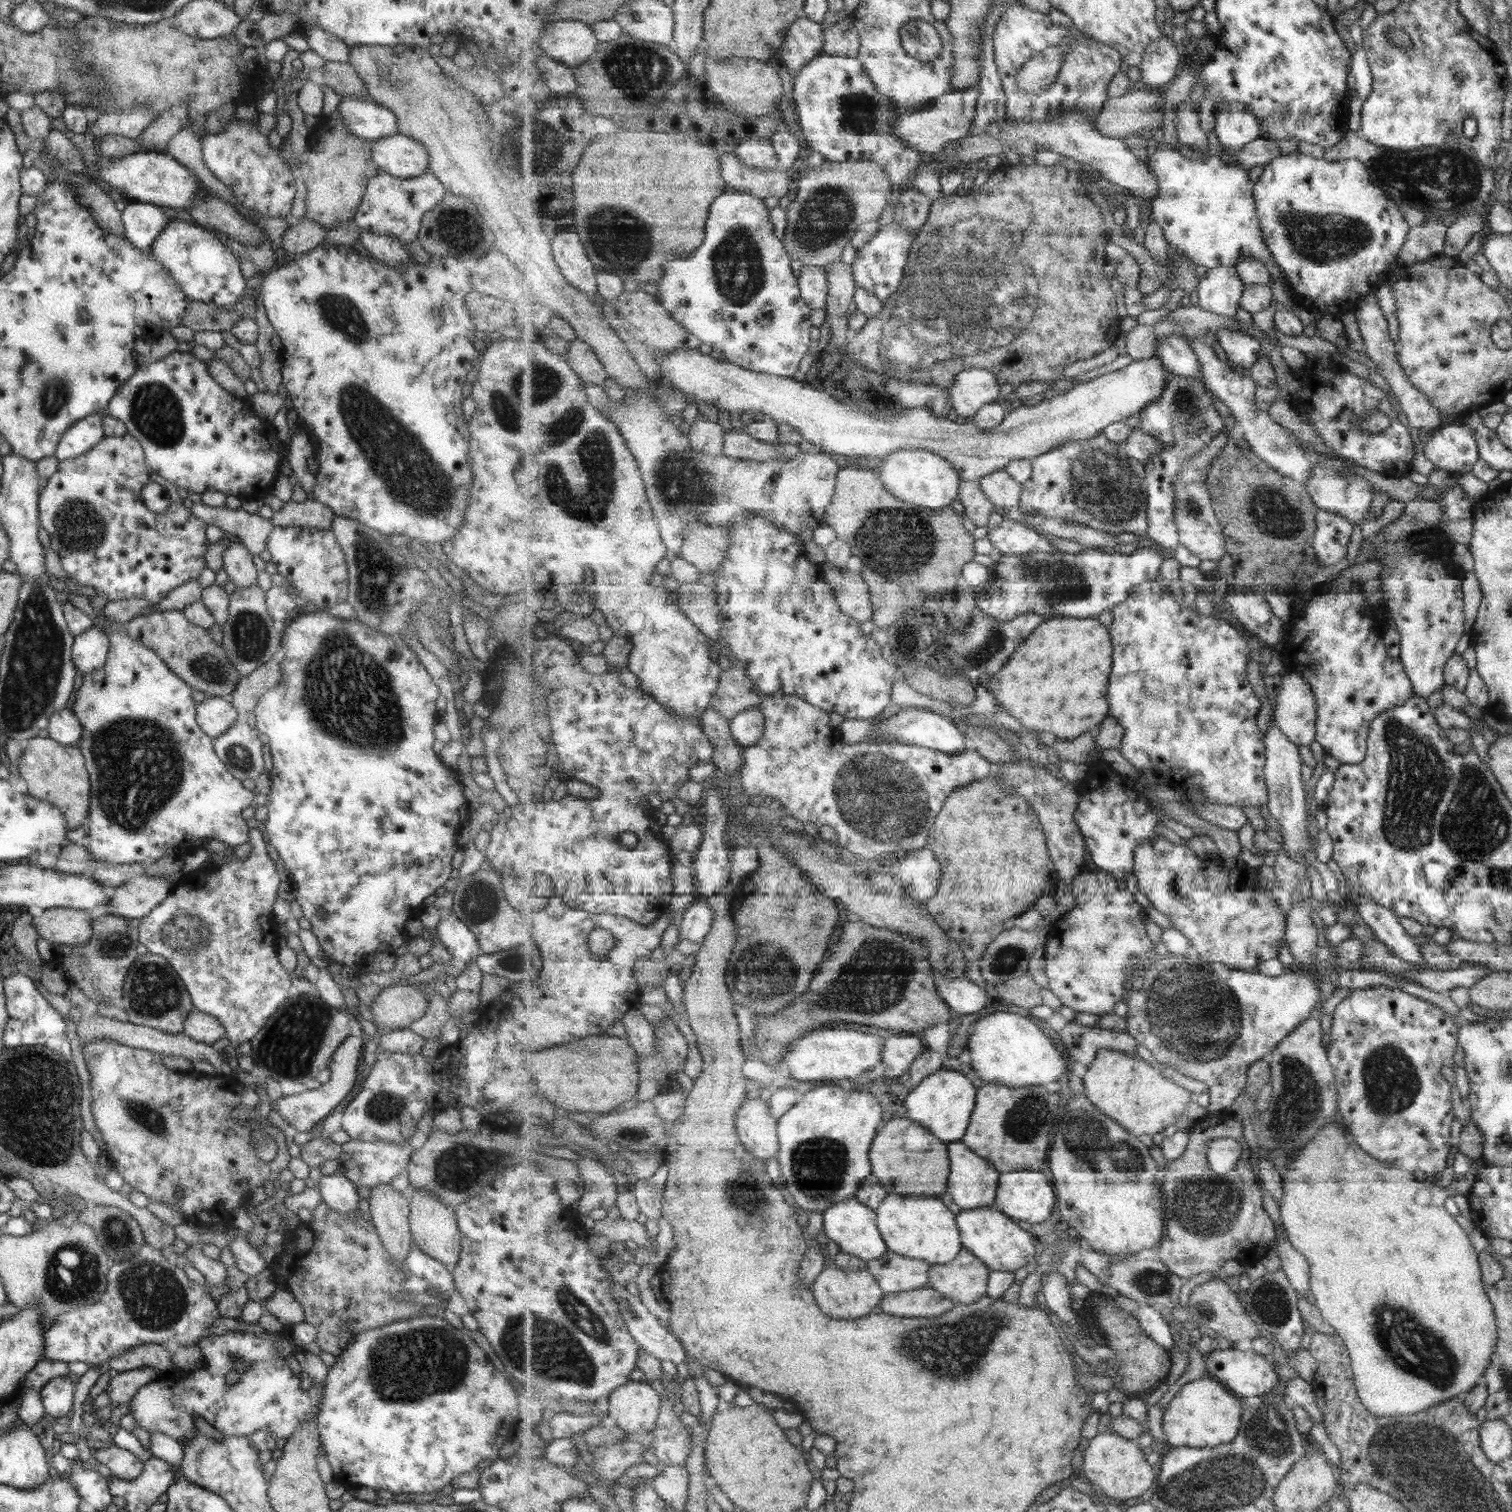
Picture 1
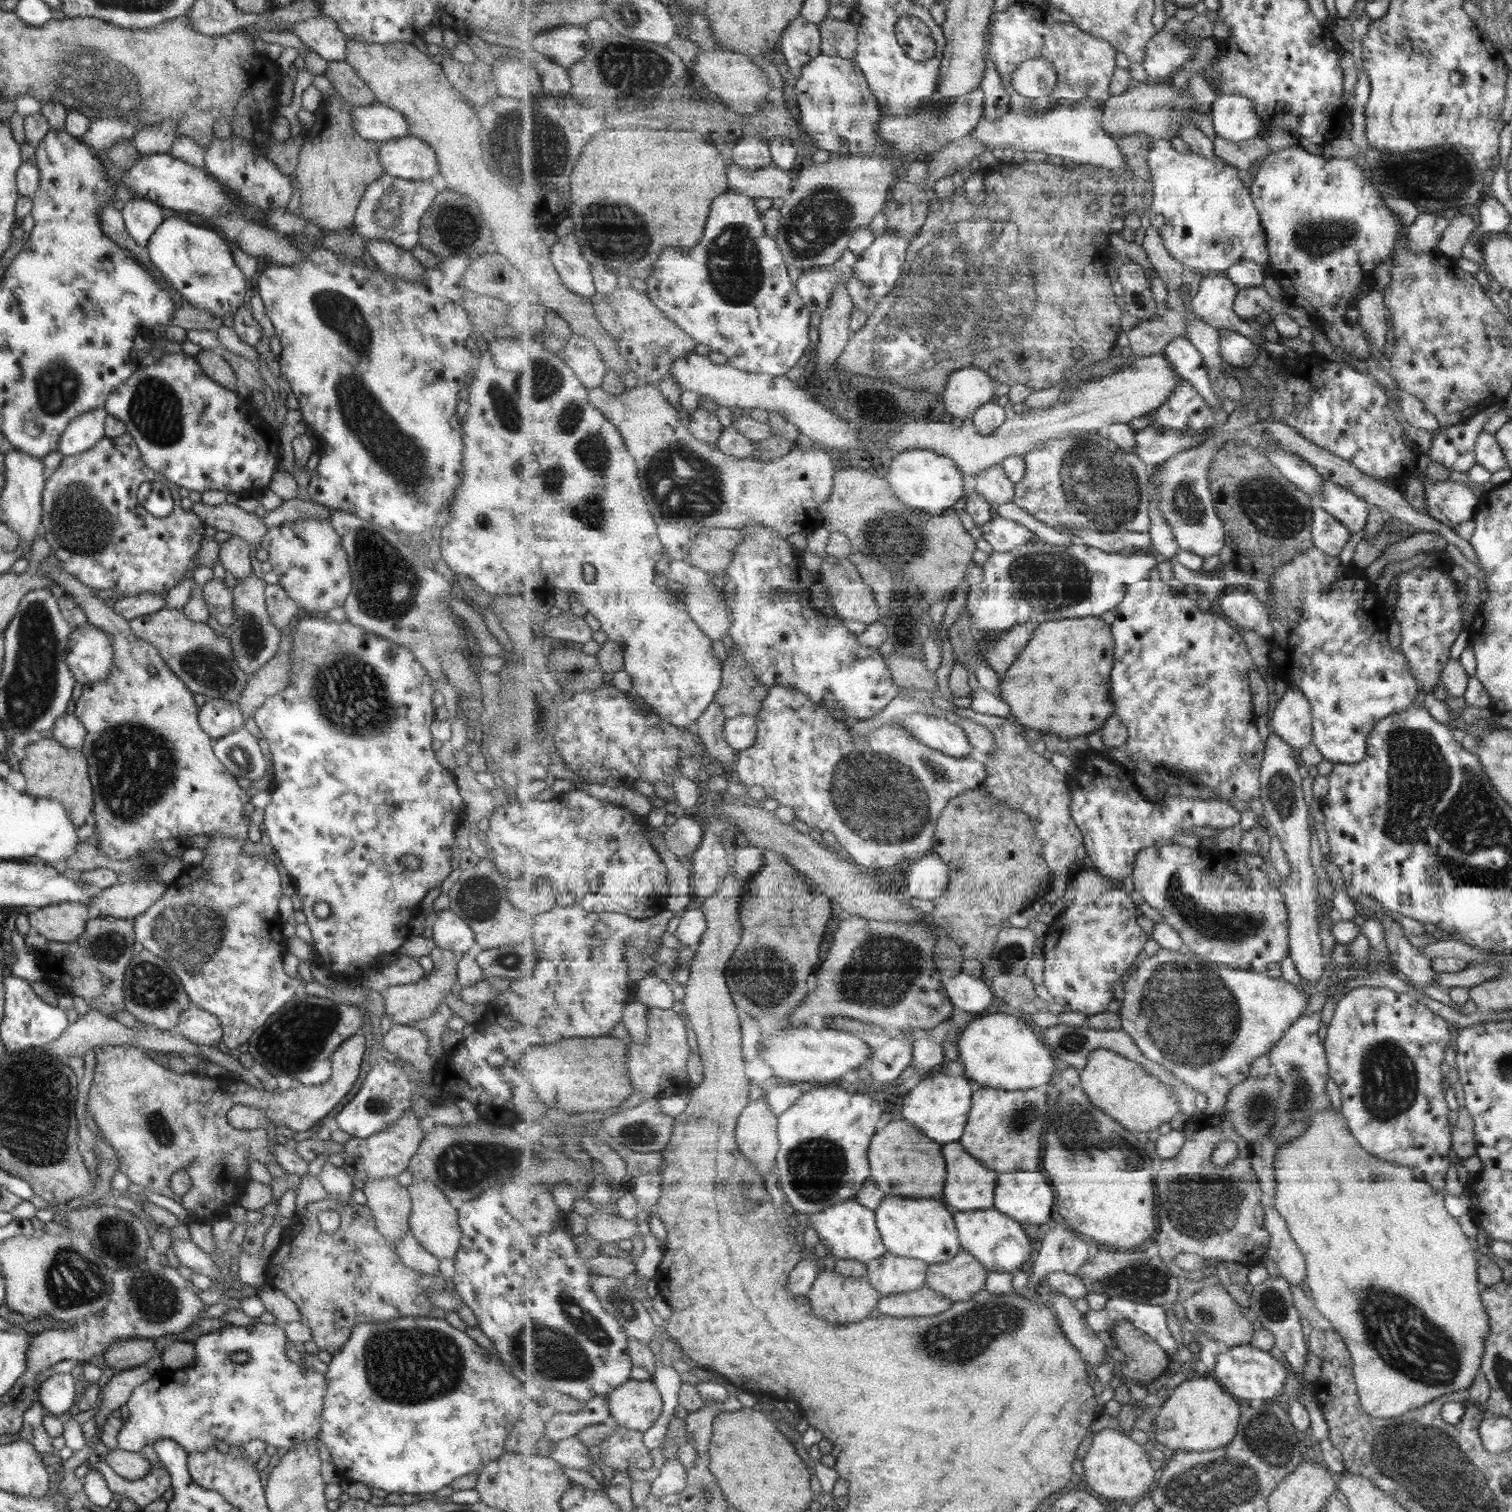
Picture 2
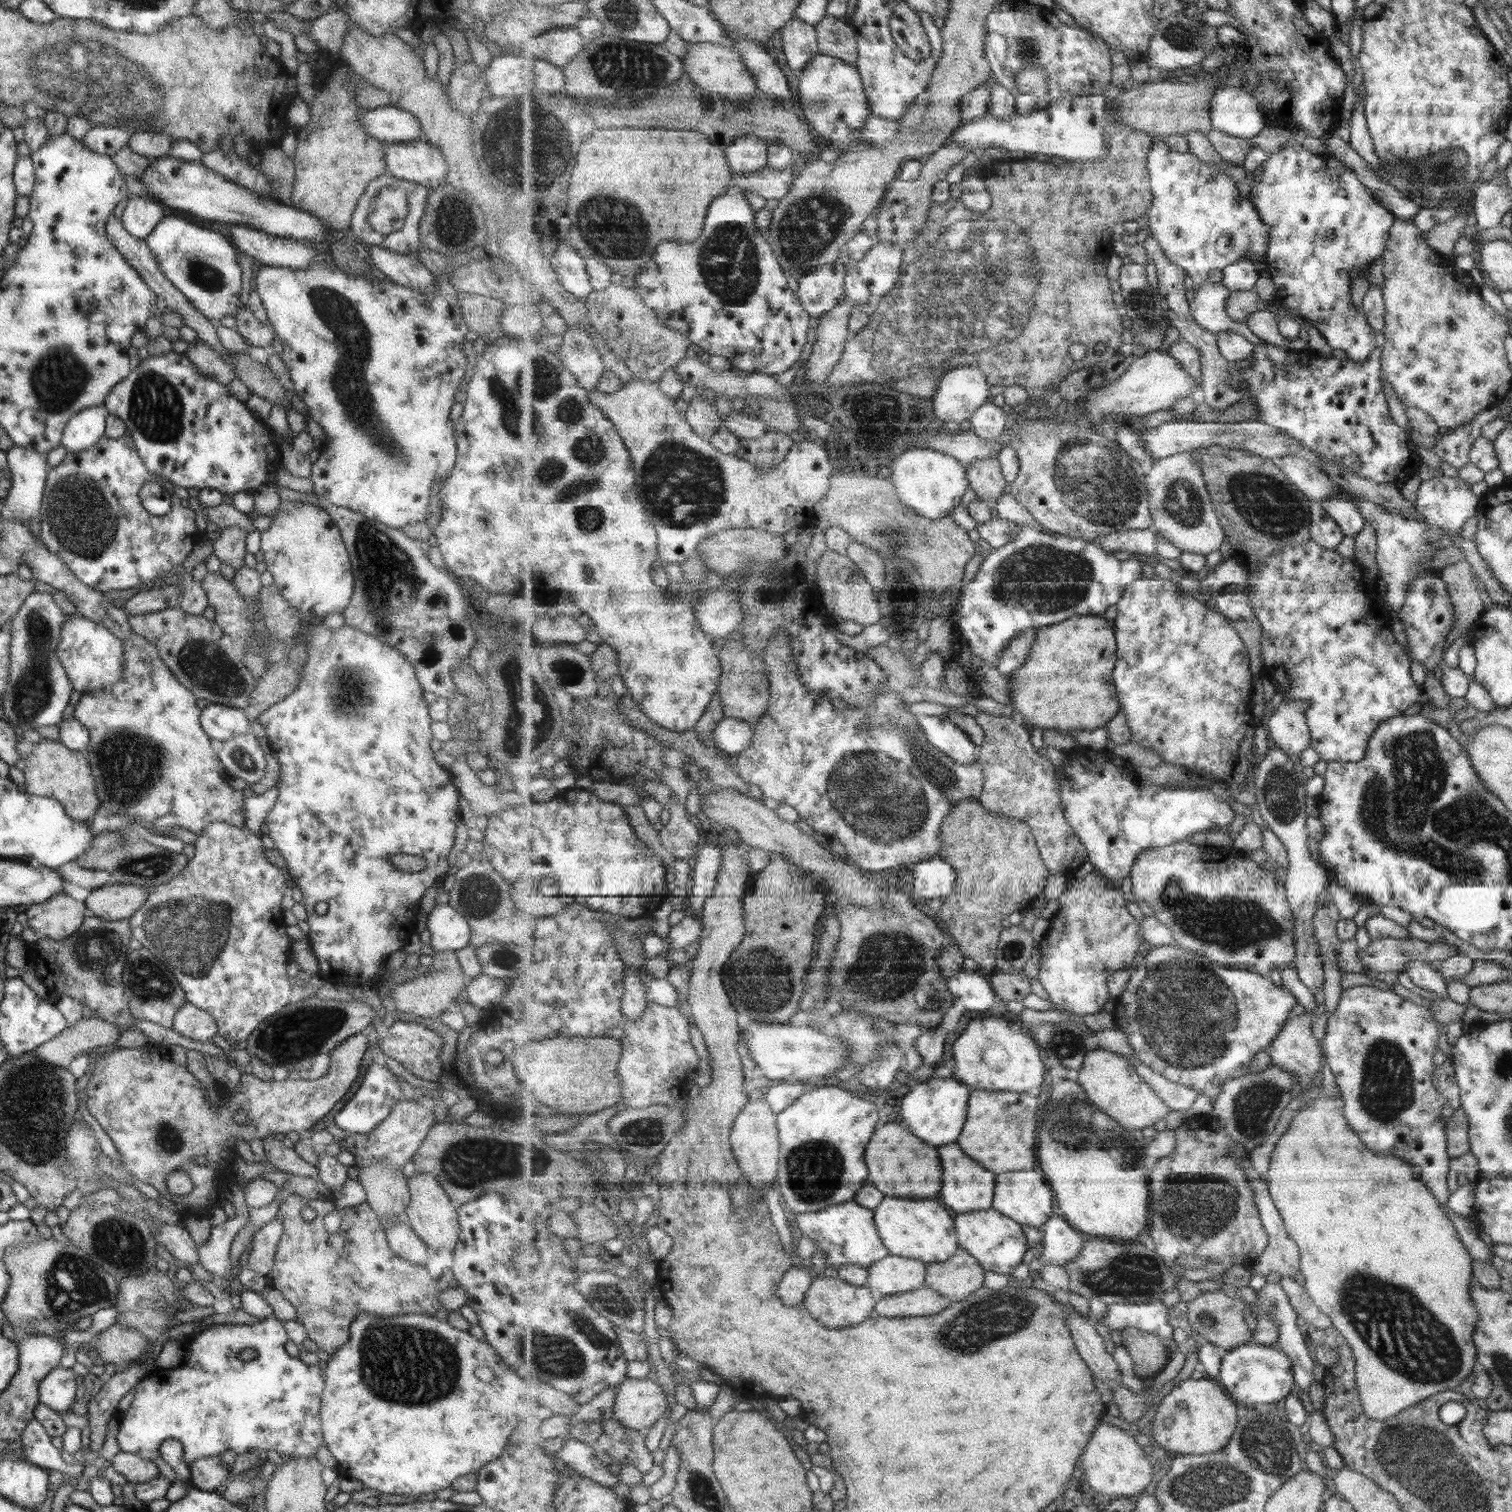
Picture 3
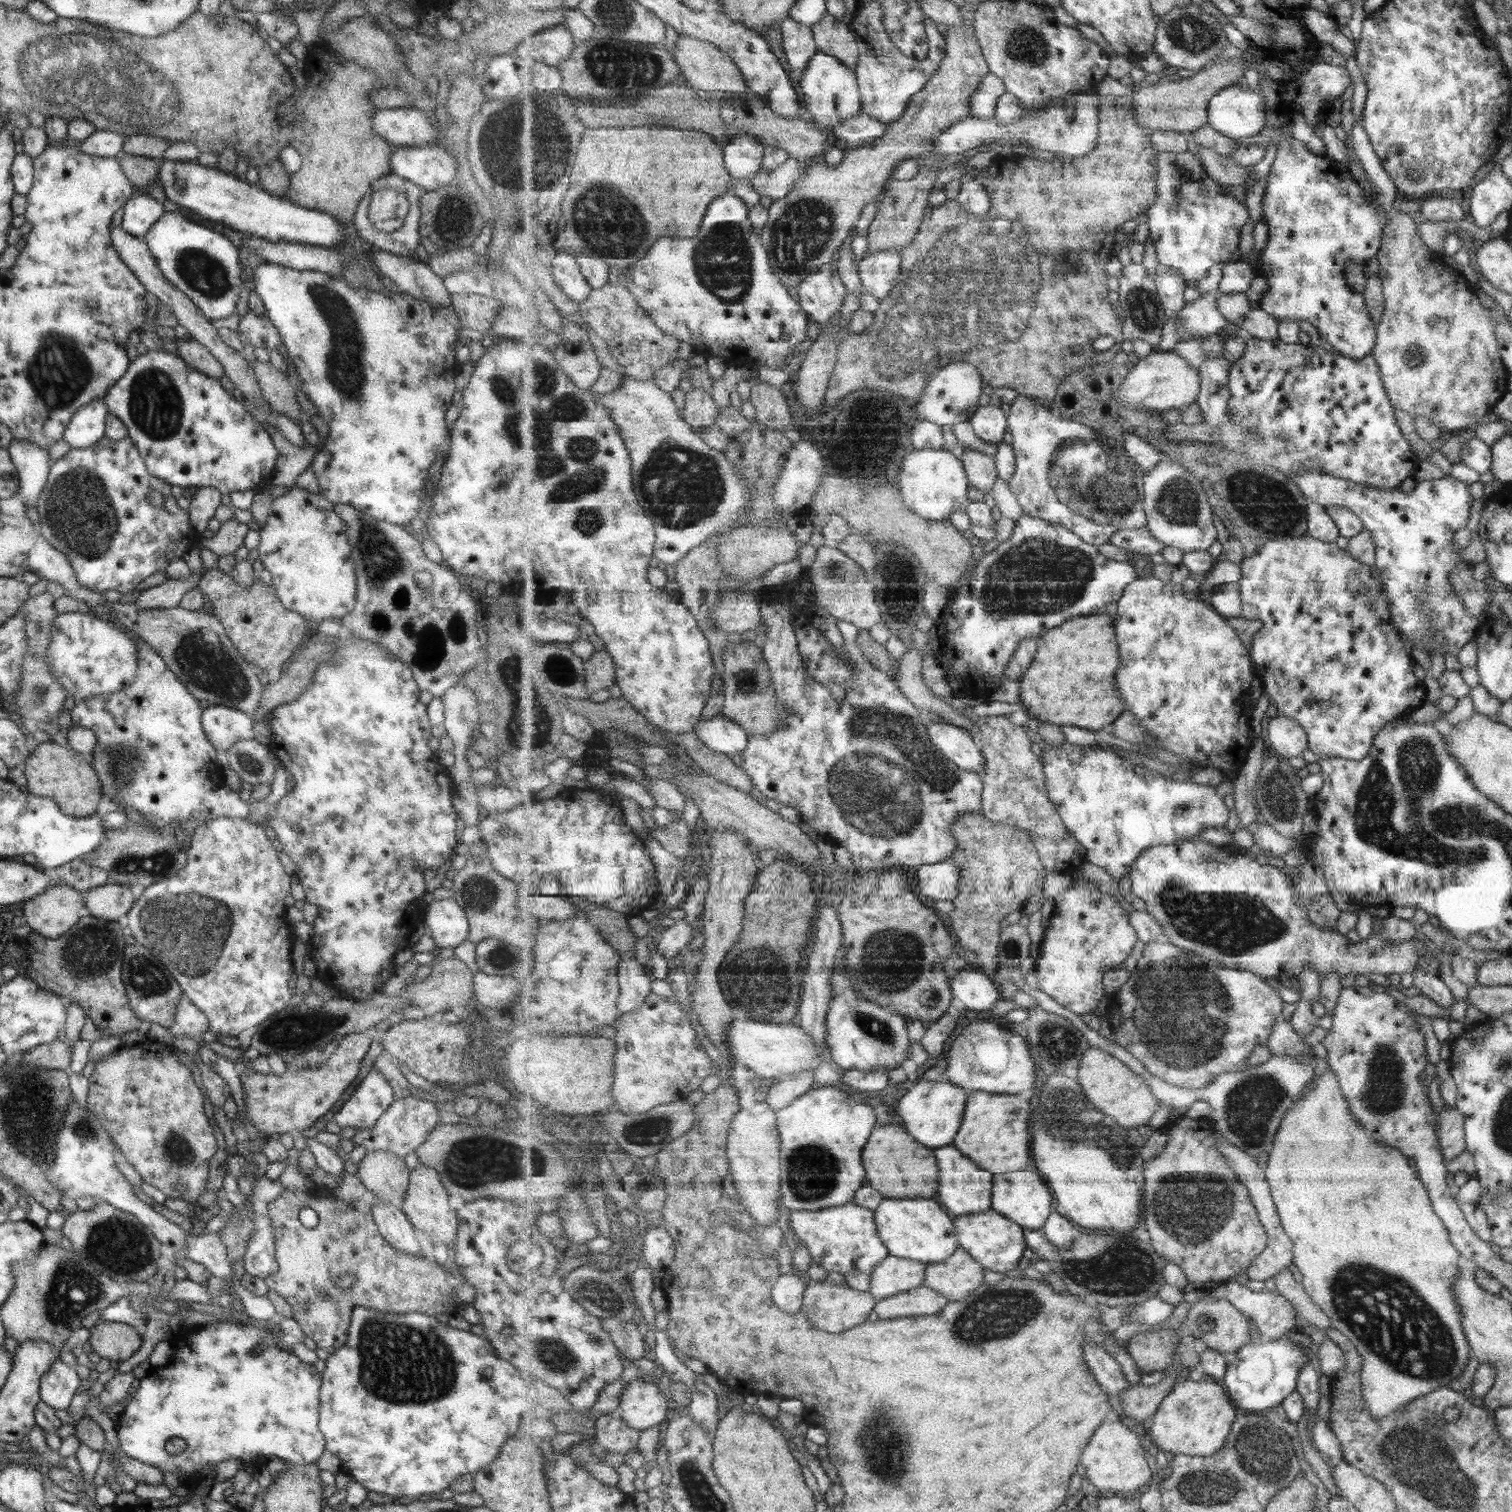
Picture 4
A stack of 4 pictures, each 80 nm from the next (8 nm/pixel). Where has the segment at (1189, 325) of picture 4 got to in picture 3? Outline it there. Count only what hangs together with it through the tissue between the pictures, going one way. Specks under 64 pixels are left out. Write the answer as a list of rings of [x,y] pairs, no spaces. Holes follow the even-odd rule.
[[[1221,280],[1217,283],[1207,281],[1198,286],[1195,293],[1194,300],[1190,302],[1191,314],[1203,328],[1214,333],[1231,331],[1241,334],[1254,345],[1271,345],[1259,338],[1247,323],[1237,322],[1229,316],[1227,301],[1232,290]]]

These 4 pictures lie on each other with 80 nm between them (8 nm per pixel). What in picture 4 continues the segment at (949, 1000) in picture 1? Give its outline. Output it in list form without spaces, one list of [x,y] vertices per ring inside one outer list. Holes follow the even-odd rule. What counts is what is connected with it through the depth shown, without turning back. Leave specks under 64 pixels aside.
[[[976,966],[967,967],[957,976],[951,979],[952,991],[955,996],[957,1005],[961,1005],[970,1010],[991,1010],[999,1000],[1003,998],[995,978],[987,976],[981,972]]]

